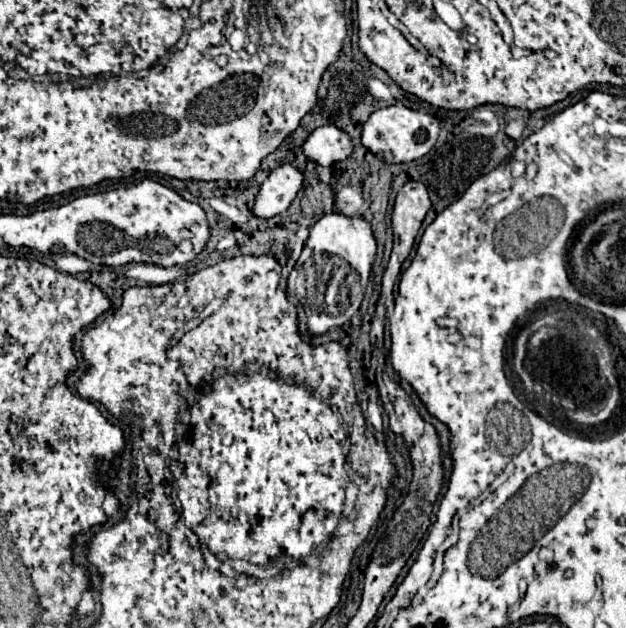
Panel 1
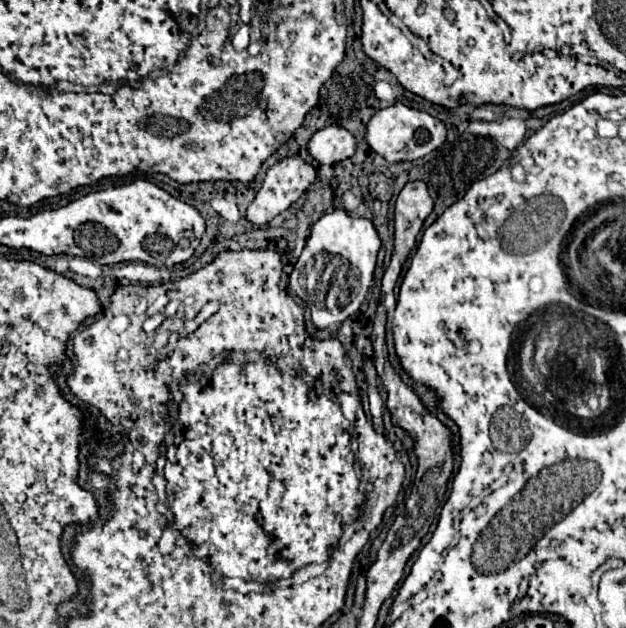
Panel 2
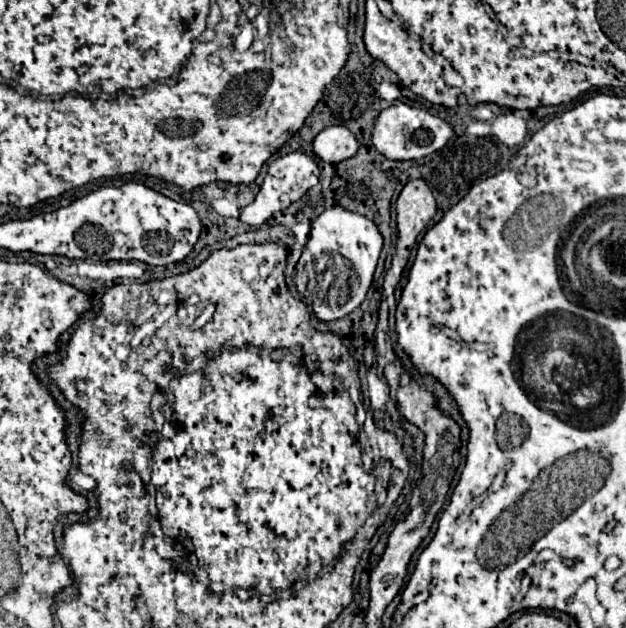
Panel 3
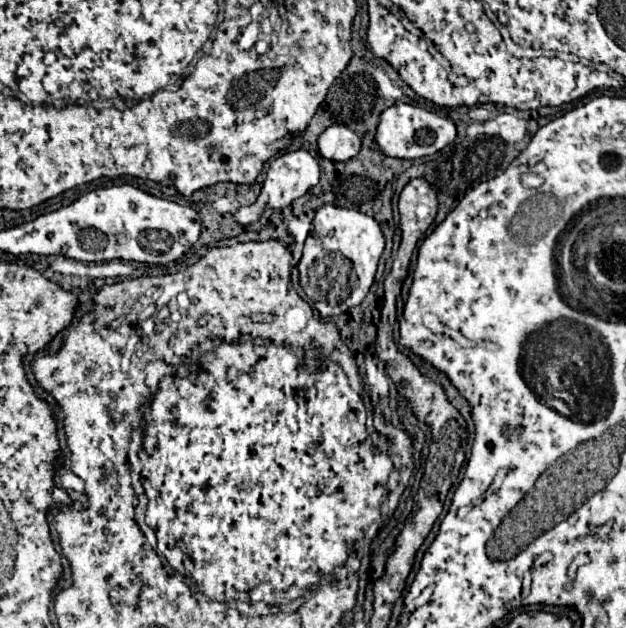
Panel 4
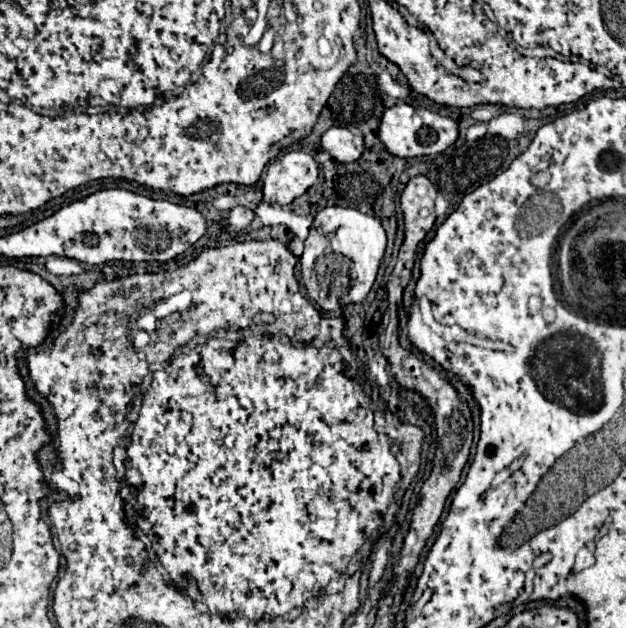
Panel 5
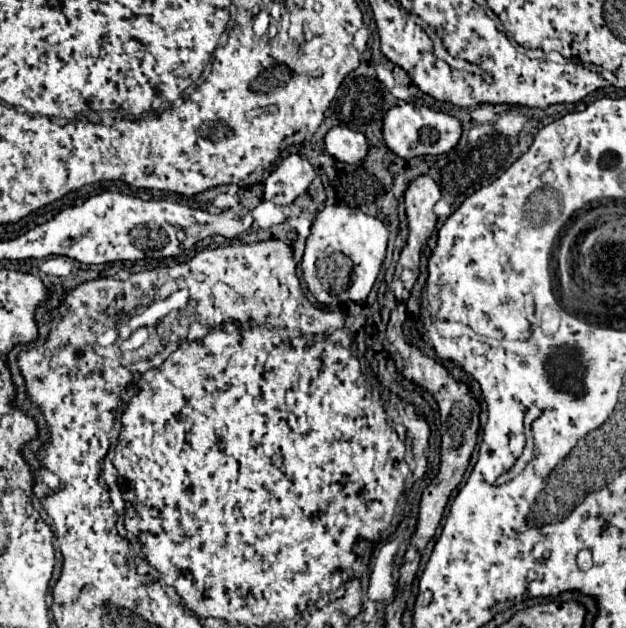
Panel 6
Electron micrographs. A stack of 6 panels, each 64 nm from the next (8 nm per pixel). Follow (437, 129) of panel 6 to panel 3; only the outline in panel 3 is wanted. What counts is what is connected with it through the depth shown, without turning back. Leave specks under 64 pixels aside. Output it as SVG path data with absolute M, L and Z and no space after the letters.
M396 102L394 106L382 110L378 114L378 118L374 120L372 144L388 160L416 160L416 158L424 158L424 156L440 150L452 134L454 134L452 128L438 116L432 116L426 110L410 108L402 102Z

